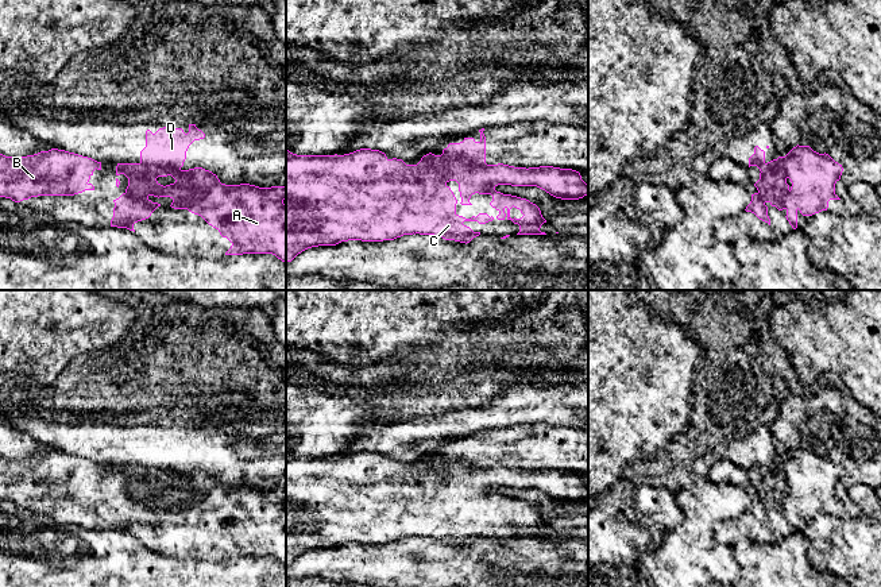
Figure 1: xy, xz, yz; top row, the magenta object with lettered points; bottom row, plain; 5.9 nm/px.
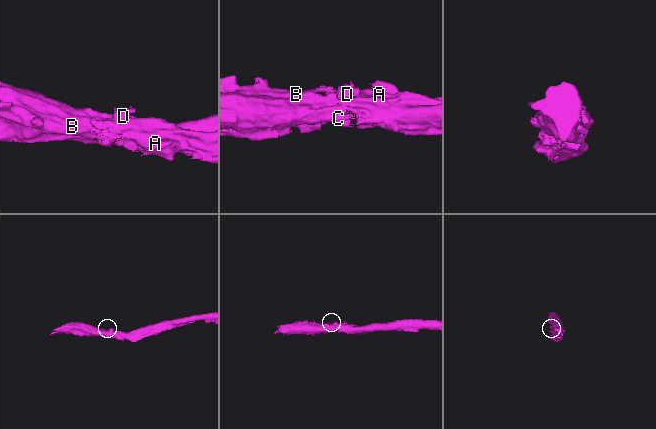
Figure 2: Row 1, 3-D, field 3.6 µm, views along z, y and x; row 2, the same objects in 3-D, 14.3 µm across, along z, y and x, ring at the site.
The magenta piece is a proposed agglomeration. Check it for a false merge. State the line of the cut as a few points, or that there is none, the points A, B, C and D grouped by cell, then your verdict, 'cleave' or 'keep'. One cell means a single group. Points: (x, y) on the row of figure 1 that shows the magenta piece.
cut xz (441, 154), (447, 162), (476, 166), (487, 165); groups A B C / D; cleave

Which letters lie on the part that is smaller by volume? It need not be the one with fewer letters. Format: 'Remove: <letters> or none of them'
Remove: D

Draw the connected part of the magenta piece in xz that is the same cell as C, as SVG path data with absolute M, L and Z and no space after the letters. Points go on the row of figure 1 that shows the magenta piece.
M360 148L344 155L297 155L286 150L286 262L291 262L302 251L318 246L336 246L341 242L383 242L394 240L403 235L434 235L445 240L470 243L480 232L474 232L464 221L478 221L486 224L494 217L487 213L479 213L476 217L465 219L456 213L457 200L447 185L449 181L459 184L461 205L472 205L472 194L491 194L490 205L499 215L498 220L511 220L519 225L517 235L546 235L540 228L546 220L540 208L526 198L496 192L498 185L511 186L537 186L550 196L561 200L579 200L588 194L588 185L581 179L579 171L572 169L560 169L553 166L540 167L514 167L503 163L487 165L486 167L465 166L460 163L447 163L444 155L432 152L424 155L417 165L406 165L402 159L389 159L385 152L371 148Z

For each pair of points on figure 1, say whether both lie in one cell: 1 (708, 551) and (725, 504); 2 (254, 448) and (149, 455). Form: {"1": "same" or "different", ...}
{"1": "same", "2": "different"}

